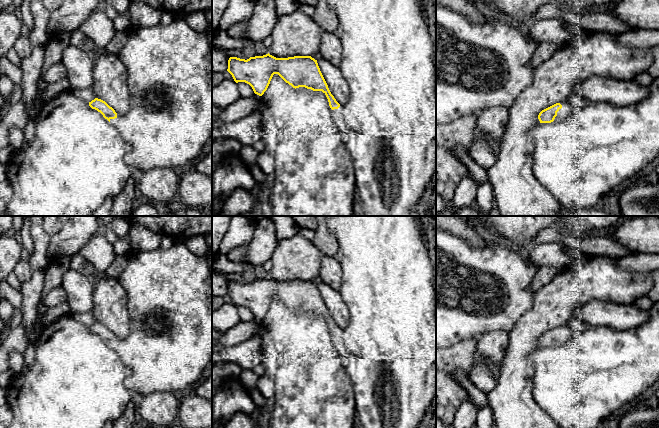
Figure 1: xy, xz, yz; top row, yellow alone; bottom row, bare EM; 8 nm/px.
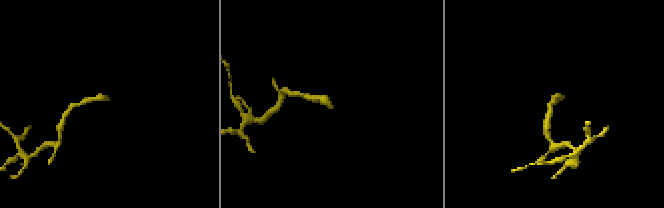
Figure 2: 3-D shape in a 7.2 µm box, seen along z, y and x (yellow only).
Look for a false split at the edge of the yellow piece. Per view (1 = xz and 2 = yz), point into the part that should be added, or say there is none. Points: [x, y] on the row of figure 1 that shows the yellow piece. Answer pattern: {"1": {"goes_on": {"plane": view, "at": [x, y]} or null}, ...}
{"1": {"goes_on": {"plane": "xz", "at": [388, 125]}}, "2": {"goes_on": {"plane": "yz", "at": [565, 112]}}}

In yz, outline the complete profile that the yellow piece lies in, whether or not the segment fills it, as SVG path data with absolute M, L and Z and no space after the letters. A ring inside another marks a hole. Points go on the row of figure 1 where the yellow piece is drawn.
M556 103L544 110L542 110L538 119L540 123L551 123L553 121L563 121L572 115L572 106L570 104L561 105Z

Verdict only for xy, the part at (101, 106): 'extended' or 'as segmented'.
extended

